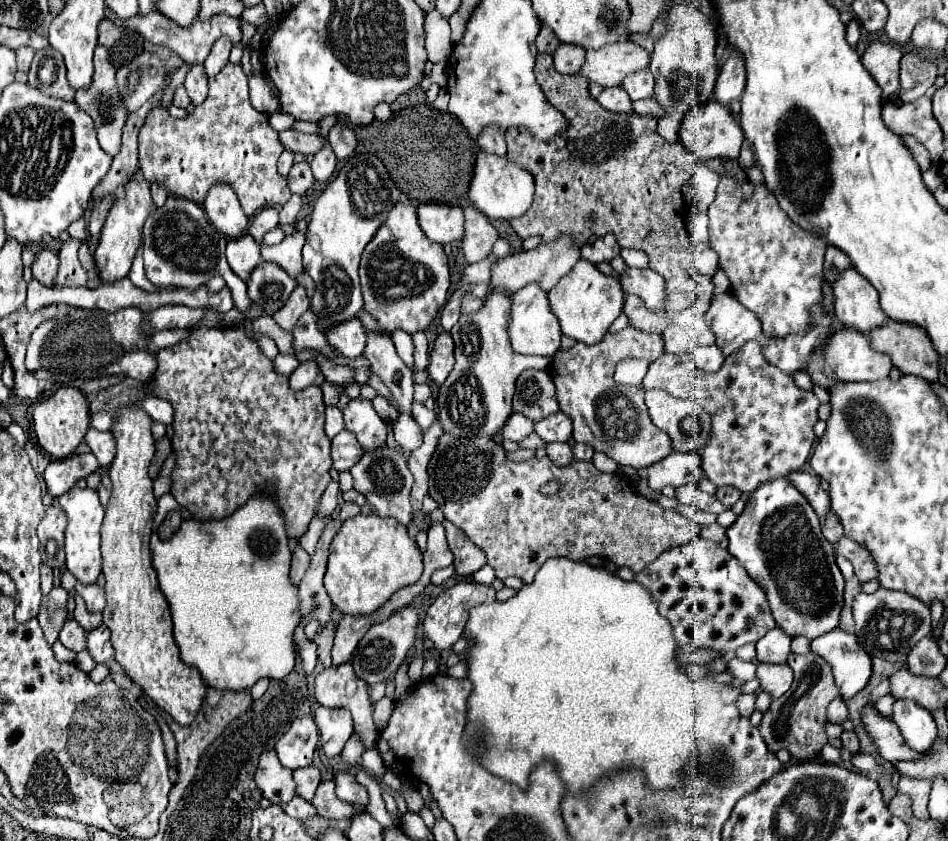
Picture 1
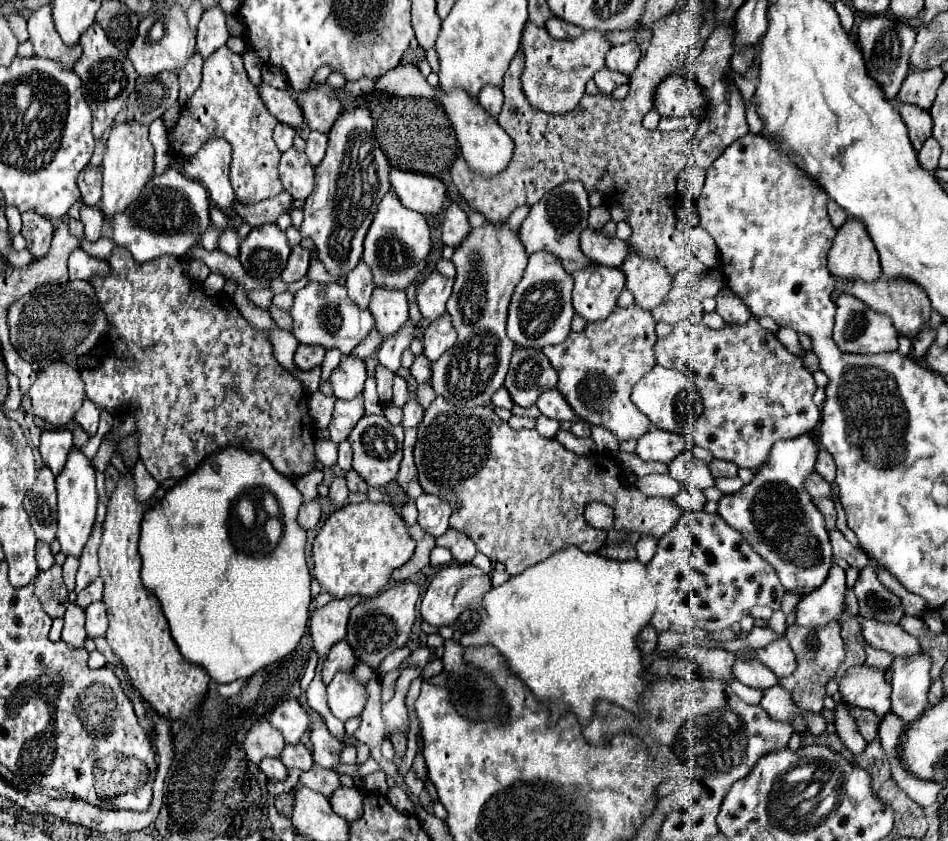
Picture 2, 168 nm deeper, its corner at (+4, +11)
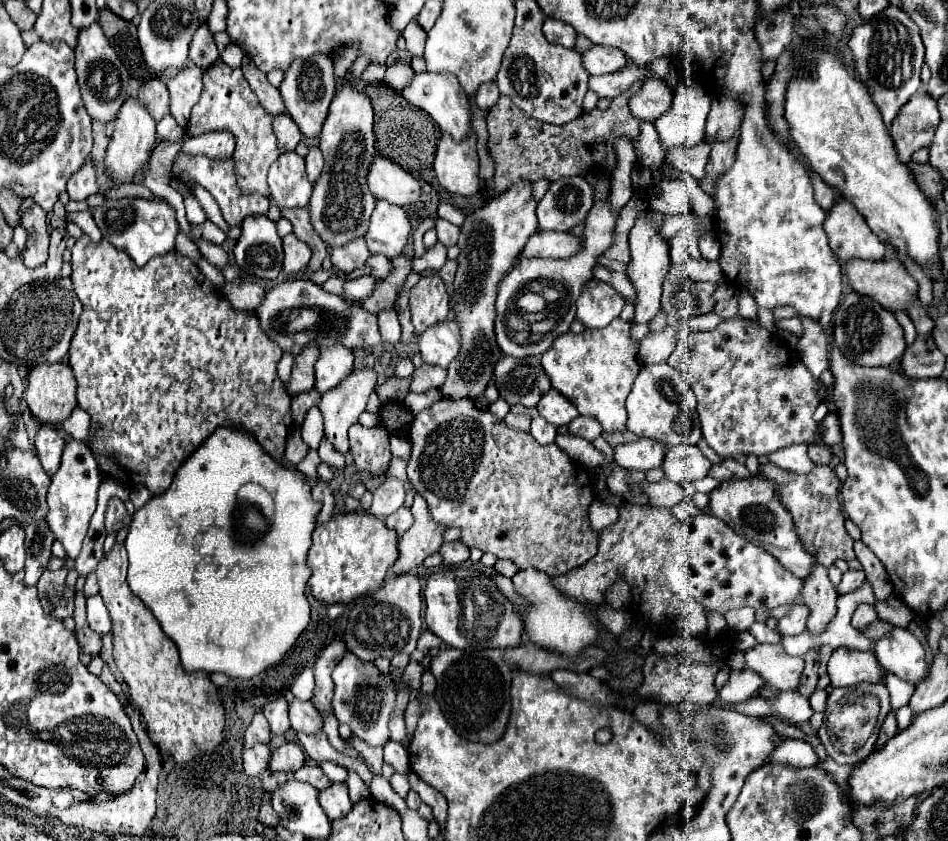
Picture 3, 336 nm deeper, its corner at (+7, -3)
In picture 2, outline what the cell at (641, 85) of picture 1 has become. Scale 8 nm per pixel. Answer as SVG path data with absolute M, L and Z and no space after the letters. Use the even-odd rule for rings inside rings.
M635 40L627 42L627 44L619 44L619 46L611 46L607 56L605 56L605 64L611 70L623 72L623 74L631 74L635 70L635 64L639 62L641 52Z

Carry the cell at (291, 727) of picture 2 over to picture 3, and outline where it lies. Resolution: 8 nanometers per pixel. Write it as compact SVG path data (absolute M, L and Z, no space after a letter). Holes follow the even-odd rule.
M278 698L274 702L270 702L264 708L264 716L270 724L270 730L274 734L286 736L286 732L290 730L290 716L288 716L288 702L284 698Z

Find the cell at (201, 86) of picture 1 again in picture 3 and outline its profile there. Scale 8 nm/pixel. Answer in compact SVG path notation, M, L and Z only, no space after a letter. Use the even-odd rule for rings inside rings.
M192 66L180 70L170 82L170 116L180 124L188 124L188 116L192 106L198 102L202 92L202 70Z

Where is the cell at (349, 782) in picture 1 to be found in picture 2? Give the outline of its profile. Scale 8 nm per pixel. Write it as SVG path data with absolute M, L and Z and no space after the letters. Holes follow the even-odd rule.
M311 722L309 724L309 736L313 744L313 760L321 768L331 768L335 770L335 764L339 762L339 752L341 752L341 742L329 732L325 722Z

